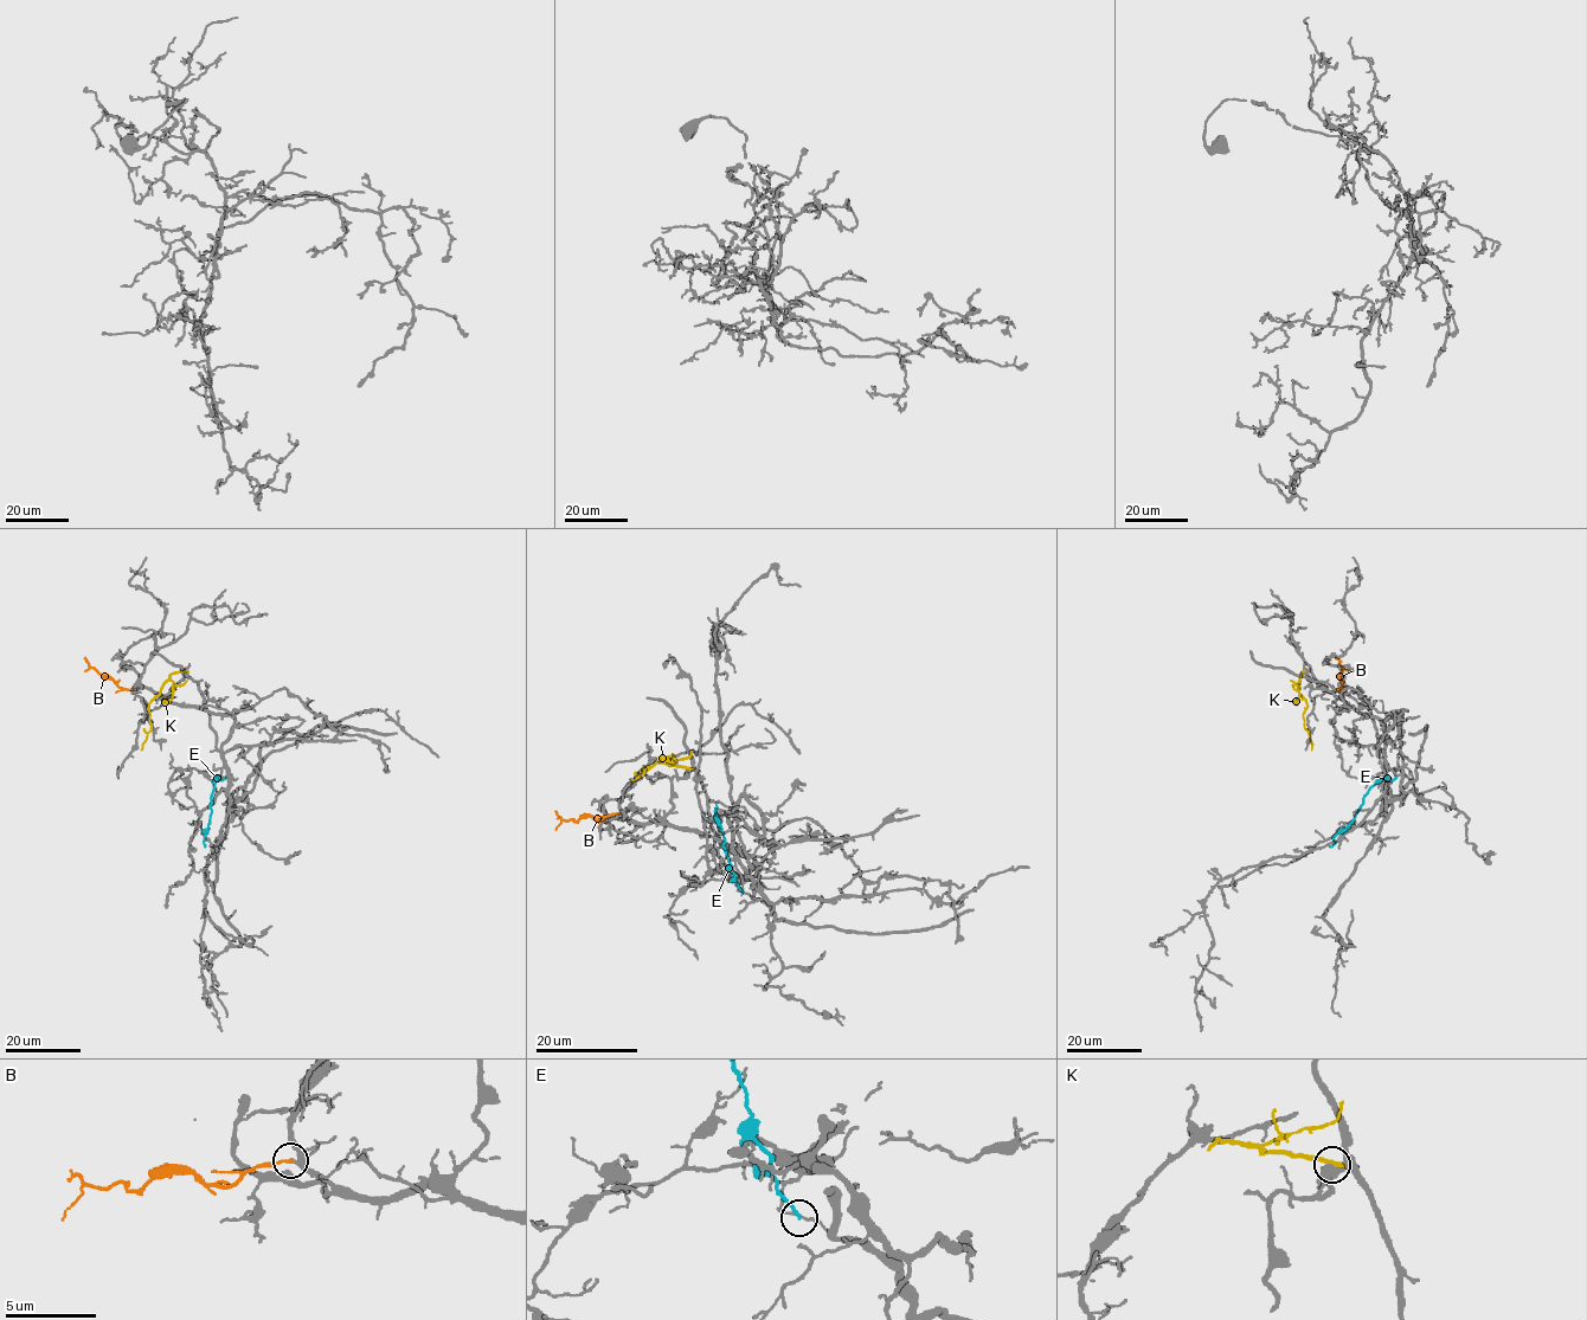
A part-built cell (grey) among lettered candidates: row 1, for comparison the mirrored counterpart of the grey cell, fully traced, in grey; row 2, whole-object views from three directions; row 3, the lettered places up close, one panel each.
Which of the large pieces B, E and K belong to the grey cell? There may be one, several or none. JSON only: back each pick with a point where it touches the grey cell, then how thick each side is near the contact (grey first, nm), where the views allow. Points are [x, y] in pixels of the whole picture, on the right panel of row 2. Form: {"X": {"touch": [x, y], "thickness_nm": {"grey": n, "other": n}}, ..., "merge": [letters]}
{"B": {"touch": [1336, 689], "thickness_nm": {"grey": 200, "other": 170}}, "merge": ["B"]}

